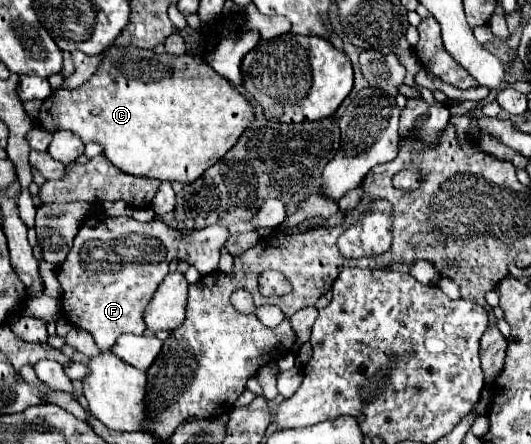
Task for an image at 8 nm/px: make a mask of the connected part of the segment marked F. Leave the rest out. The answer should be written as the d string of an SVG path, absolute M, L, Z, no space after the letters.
M94 212L82 222L74 246L58 272L64 318L72 326L90 332L102 352L110 350L120 334L130 332L140 336L146 332L142 314L154 296L154 290L164 280L168 262L172 258L186 260L196 266L202 276L212 274L218 268L214 252L224 246L226 238L228 228L218 224L182 234L162 220L144 224L134 218L112 218Z

